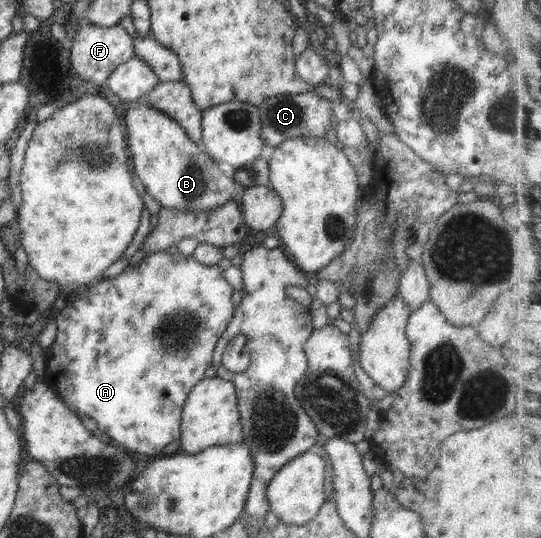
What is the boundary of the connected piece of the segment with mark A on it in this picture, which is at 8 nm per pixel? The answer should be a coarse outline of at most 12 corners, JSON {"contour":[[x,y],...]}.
{"contour":[[159,251],[55,319],[42,381],[159,454],[233,318],[217,263]]}

